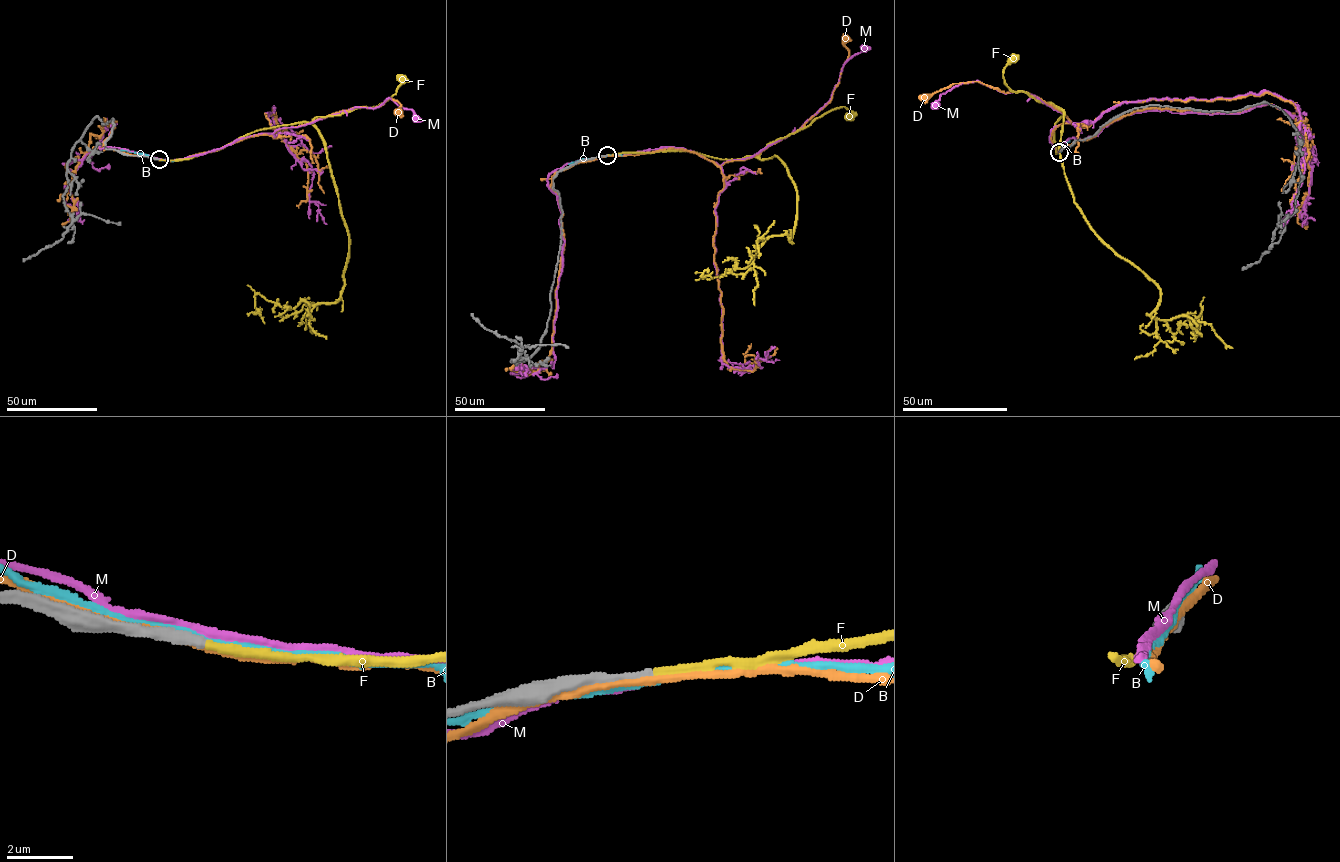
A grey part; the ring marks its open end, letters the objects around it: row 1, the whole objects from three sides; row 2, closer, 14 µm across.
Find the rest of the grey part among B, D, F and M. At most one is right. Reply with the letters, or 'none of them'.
F

